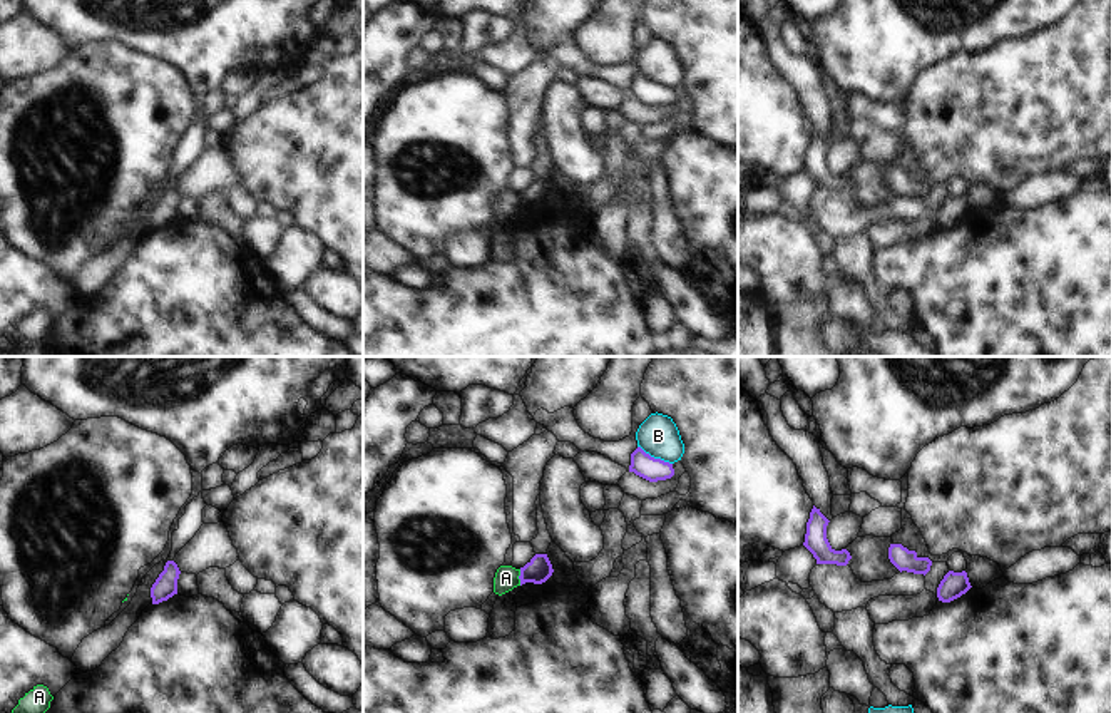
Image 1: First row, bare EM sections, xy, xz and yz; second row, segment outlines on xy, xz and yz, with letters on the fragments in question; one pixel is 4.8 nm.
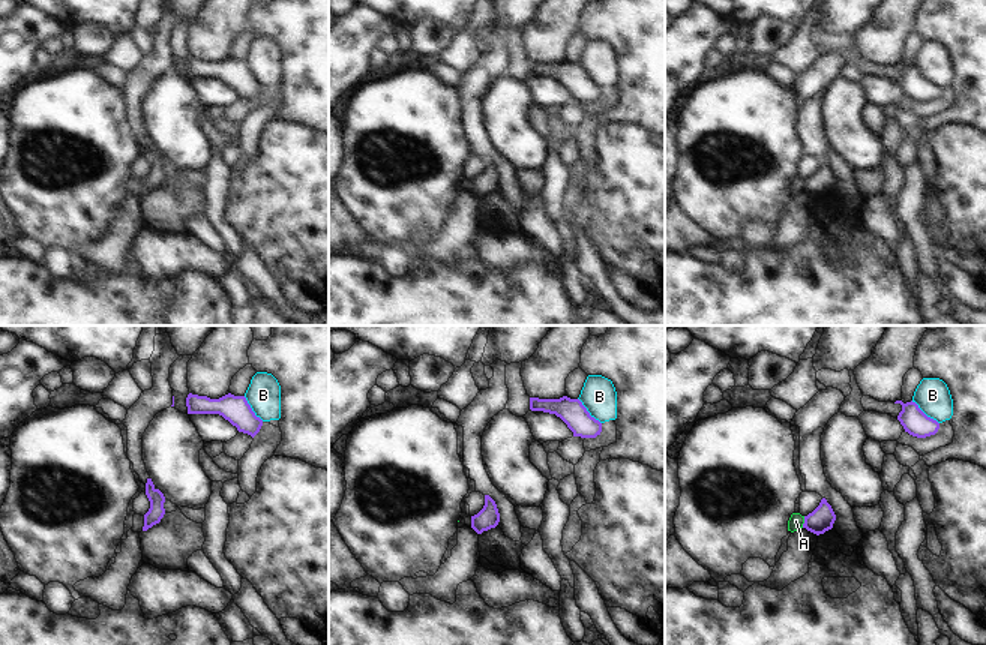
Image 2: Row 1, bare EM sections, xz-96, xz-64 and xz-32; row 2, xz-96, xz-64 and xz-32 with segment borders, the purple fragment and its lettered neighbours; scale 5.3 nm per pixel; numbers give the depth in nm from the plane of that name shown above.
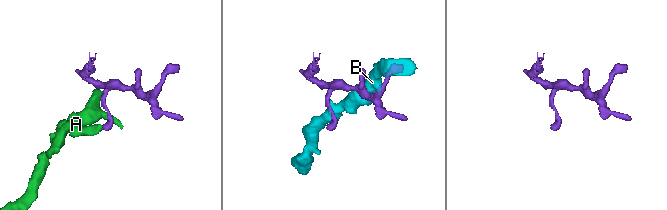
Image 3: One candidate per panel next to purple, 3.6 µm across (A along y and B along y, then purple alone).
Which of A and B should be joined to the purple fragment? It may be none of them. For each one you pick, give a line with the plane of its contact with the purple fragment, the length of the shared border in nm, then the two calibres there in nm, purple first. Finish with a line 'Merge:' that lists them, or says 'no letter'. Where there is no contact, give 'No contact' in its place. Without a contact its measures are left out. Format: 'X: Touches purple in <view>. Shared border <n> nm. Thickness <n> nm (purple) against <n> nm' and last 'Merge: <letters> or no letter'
Merge: no letter

